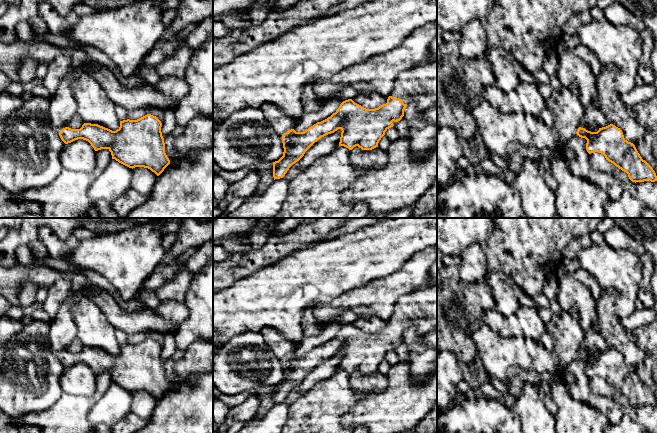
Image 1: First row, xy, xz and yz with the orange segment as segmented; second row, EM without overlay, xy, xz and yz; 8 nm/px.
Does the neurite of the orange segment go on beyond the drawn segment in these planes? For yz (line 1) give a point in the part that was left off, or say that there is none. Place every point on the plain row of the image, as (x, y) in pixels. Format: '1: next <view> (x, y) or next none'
1: next none

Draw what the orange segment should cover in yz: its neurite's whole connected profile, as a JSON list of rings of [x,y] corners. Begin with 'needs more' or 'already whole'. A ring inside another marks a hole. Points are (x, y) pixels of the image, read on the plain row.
already whole; [[[613,348],[599,352],[597,356],[591,356],[585,352],[579,351],[576,358],[587,364],[586,374],[589,378],[598,376],[605,380],[606,384],[613,387],[616,391],[628,398],[632,406],[657,405],[657,400],[653,392],[642,383],[635,369],[628,366],[620,352]]]

